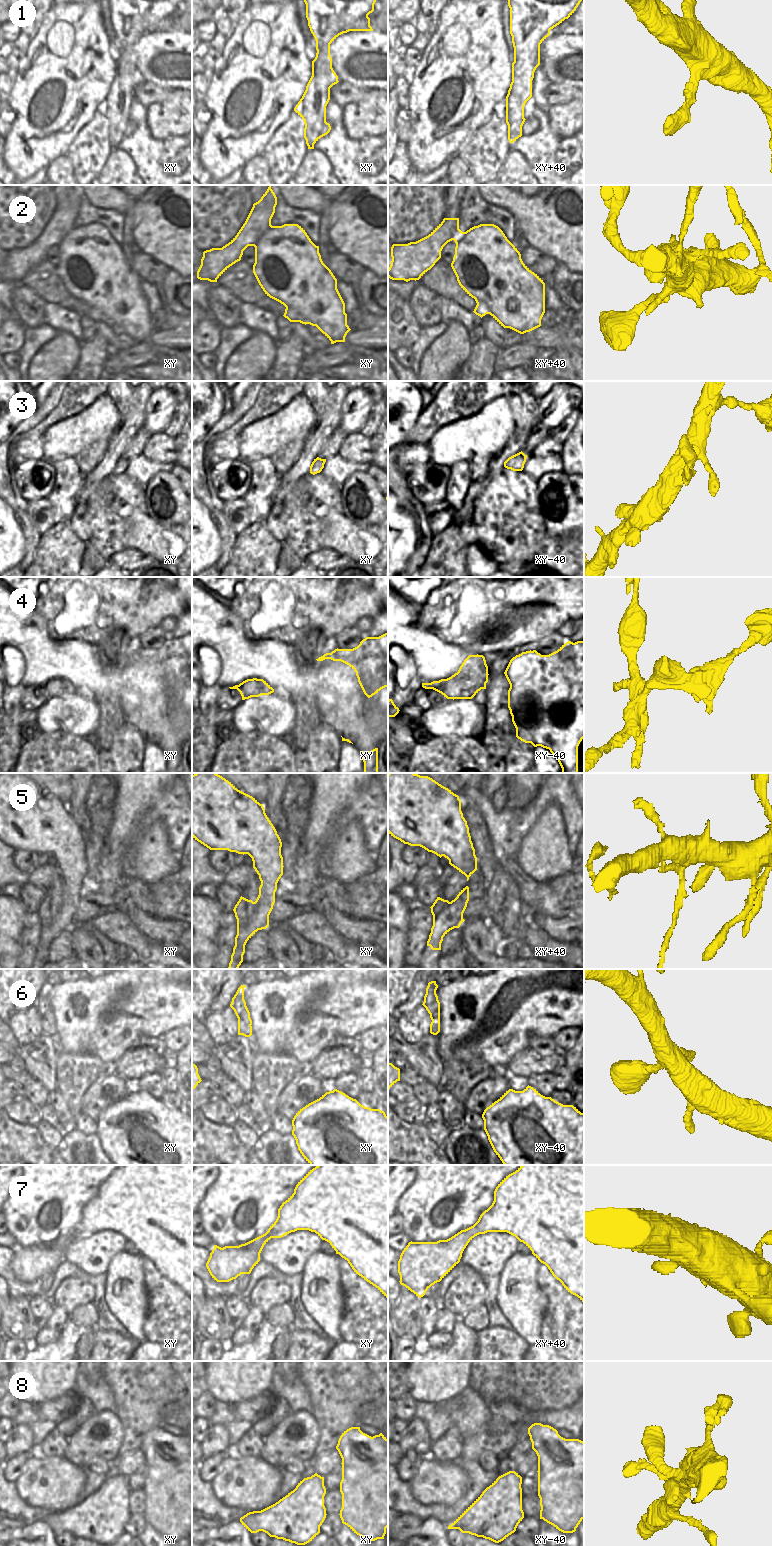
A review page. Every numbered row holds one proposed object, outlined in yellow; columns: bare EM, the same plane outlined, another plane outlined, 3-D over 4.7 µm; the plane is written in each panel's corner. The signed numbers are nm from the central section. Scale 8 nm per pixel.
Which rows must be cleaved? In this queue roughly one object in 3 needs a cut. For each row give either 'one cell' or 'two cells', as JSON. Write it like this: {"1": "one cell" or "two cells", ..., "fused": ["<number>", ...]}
{"1": "one cell", "2": "one cell", "3": "one cell", "4": "one cell", "5": "two cells", "6": "two cells", "7": "one cell", "8": "one cell", "fused": ["5", "6"]}

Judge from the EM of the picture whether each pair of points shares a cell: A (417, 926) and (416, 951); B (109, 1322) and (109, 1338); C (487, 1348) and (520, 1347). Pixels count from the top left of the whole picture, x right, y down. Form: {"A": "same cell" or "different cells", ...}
{"A": "same cell", "B": "different cells", "C": "same cell"}

